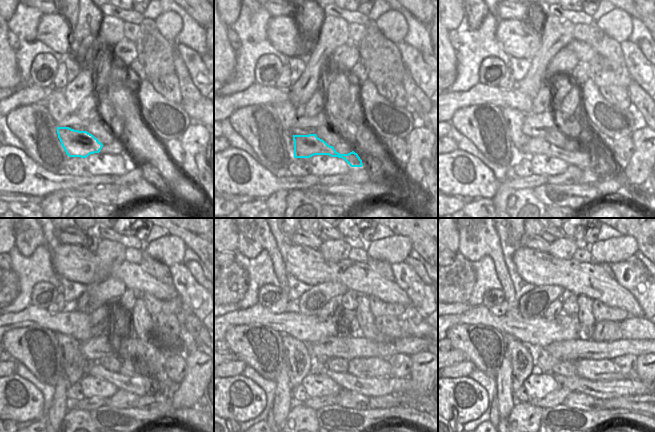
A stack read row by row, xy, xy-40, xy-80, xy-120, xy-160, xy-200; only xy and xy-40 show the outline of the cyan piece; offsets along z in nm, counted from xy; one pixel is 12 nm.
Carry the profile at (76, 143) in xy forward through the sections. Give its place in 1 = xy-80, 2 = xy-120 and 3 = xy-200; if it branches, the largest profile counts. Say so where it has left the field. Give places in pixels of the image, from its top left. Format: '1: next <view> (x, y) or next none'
1: next xy-80 (582, 159)
2: next xy-120 (142, 384)
3: next xy-200 (626, 387)

